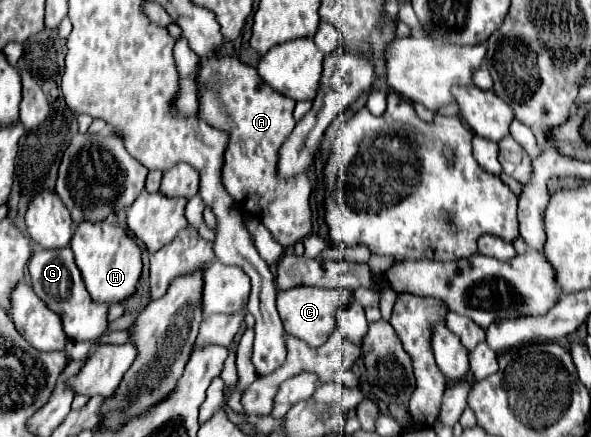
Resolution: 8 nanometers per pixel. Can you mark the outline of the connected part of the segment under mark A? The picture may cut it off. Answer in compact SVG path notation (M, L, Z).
M212 53L210 57L200 59L194 79L198 85L196 117L228 133L228 147L222 165L224 189L236 205L248 207L248 211L266 225L280 245L292 247L296 241L304 239L312 227L308 205L312 185L308 177L302 175L292 181L280 181L276 173L278 149L296 125L292 117L296 103L266 85L260 85L256 69L244 65L232 55Z

